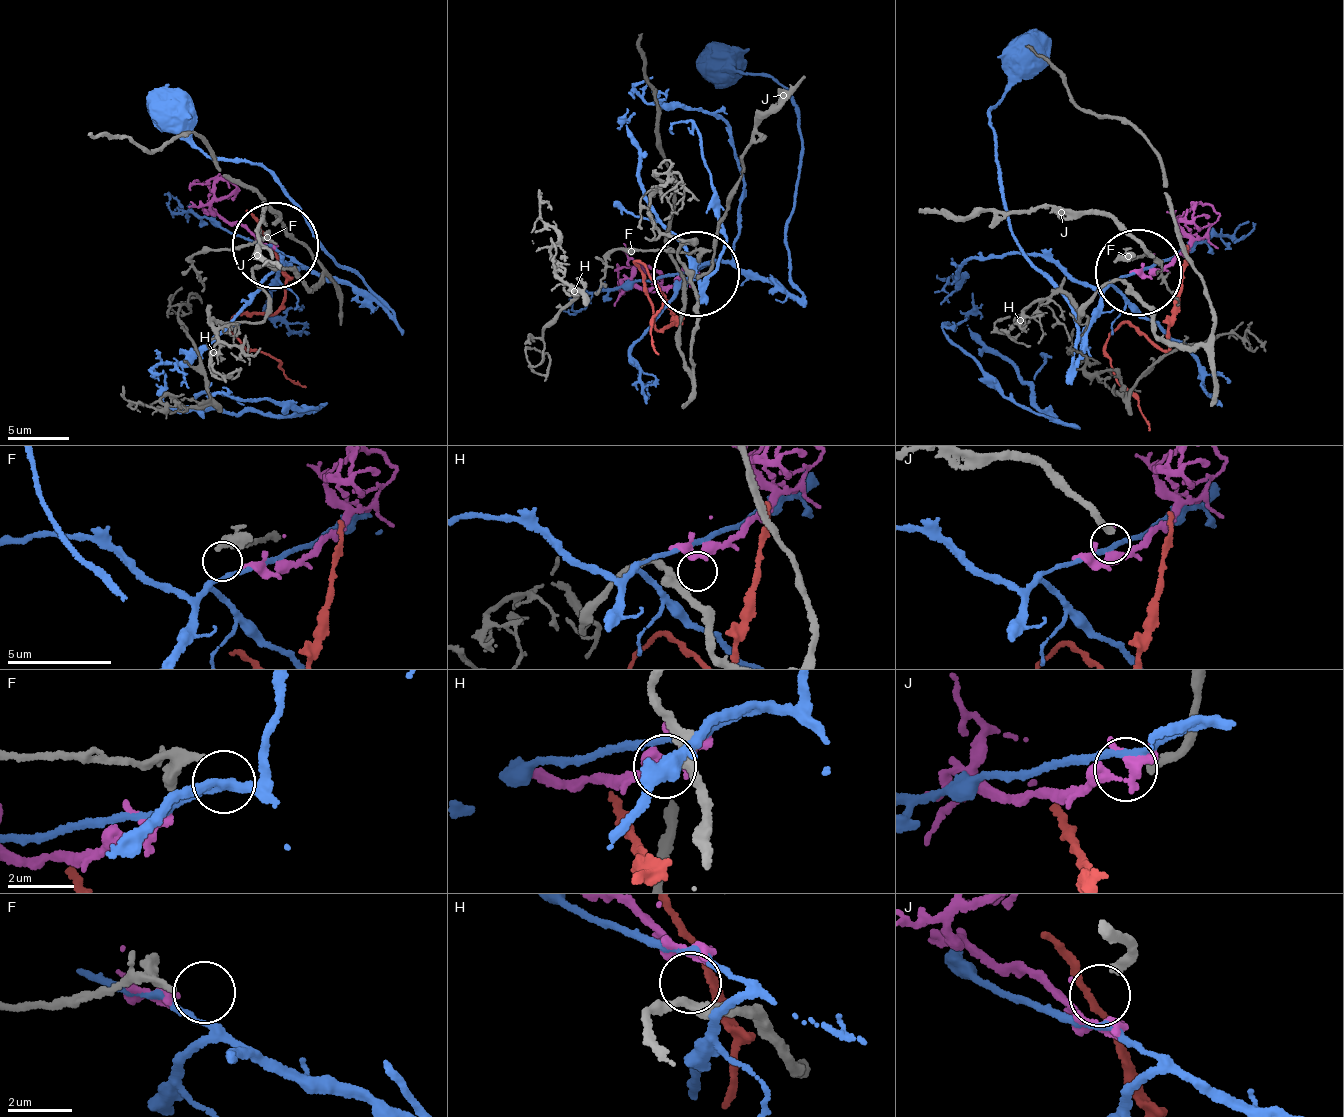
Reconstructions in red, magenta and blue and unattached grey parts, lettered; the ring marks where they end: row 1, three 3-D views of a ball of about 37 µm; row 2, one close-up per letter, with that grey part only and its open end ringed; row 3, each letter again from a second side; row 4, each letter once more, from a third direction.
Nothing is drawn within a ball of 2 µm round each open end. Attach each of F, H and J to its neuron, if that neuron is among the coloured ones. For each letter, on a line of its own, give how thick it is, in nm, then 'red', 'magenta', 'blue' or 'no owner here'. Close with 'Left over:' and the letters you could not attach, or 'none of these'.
F: 200 nm | no owner here
H: 340 nm | magenta
J: 280 nm | no owner here
Left over: F, J

